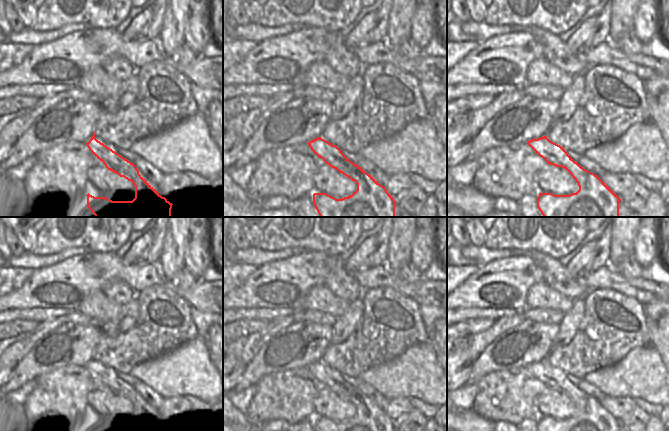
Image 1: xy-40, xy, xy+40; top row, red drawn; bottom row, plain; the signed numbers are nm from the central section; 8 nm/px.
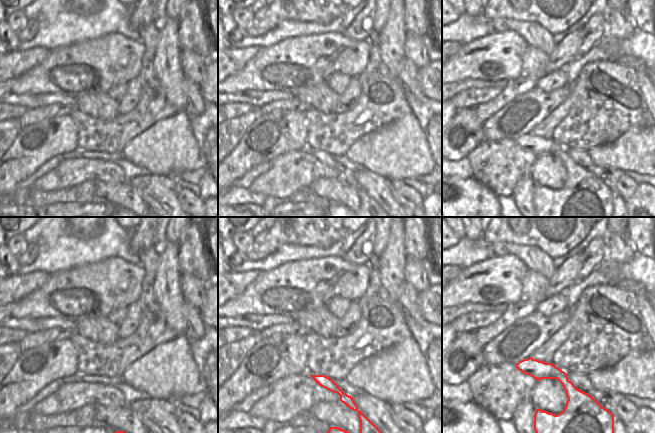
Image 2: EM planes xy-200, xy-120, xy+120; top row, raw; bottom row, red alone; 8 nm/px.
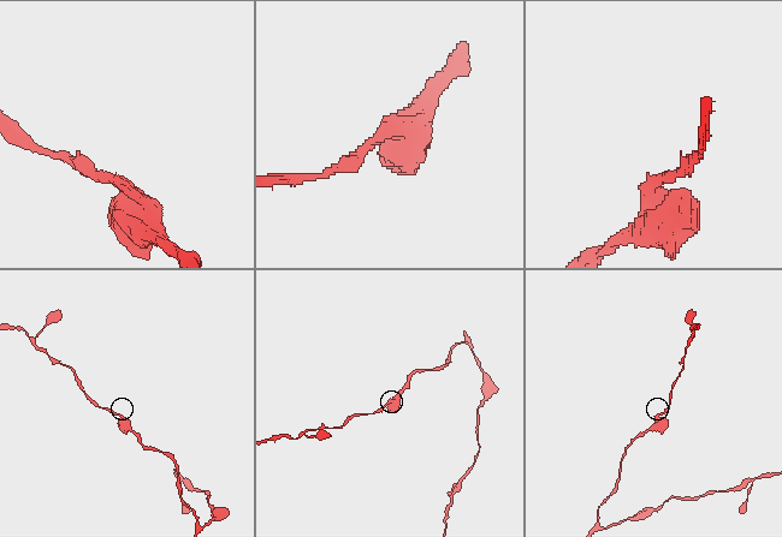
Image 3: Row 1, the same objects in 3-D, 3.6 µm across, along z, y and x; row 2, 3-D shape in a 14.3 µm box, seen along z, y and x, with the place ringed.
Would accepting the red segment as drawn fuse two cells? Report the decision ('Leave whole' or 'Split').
Split

